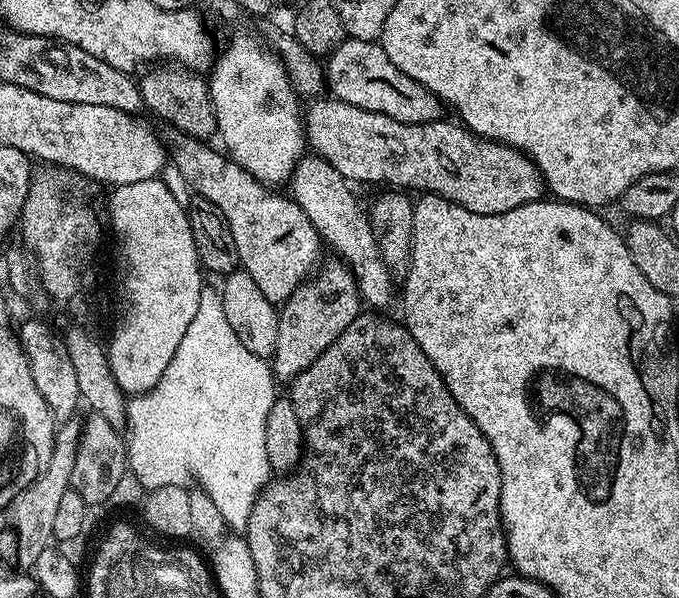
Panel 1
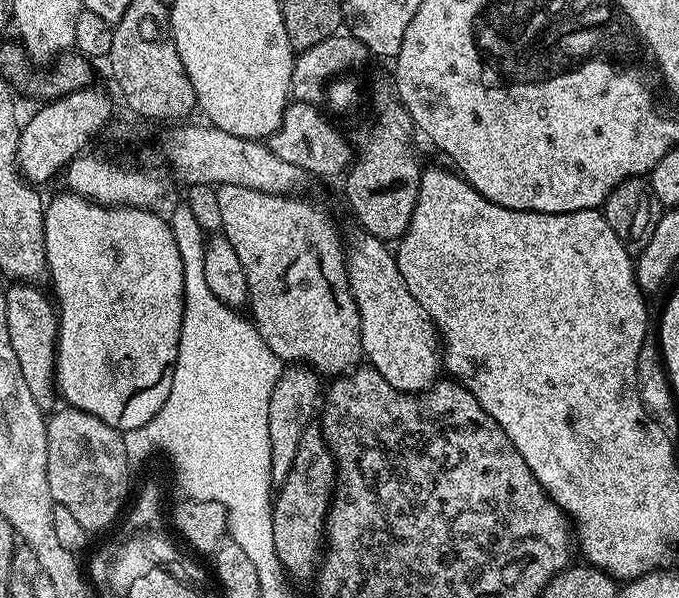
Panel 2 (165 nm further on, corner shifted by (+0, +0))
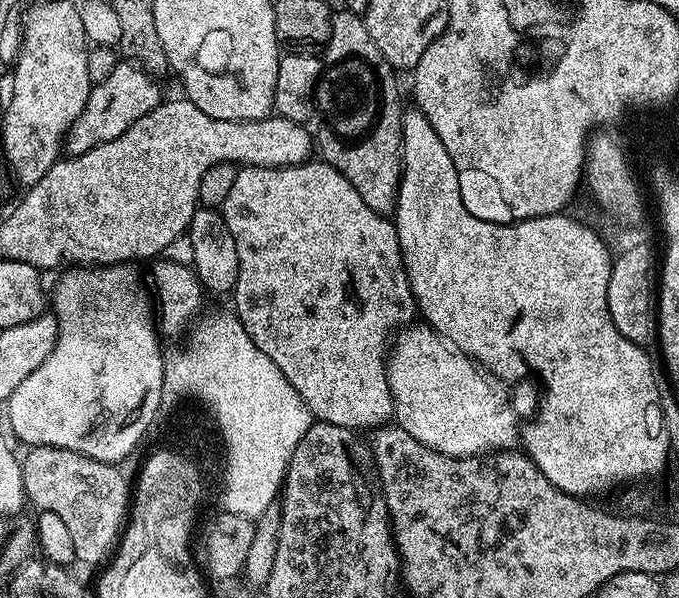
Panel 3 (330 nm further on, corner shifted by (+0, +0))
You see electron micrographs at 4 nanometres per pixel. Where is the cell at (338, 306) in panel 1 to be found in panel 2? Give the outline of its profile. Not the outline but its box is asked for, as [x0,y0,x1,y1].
[270,366,322,485]

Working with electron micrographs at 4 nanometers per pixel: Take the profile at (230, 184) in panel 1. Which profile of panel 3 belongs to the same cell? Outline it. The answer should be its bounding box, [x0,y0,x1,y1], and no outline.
[223,162,418,430]

